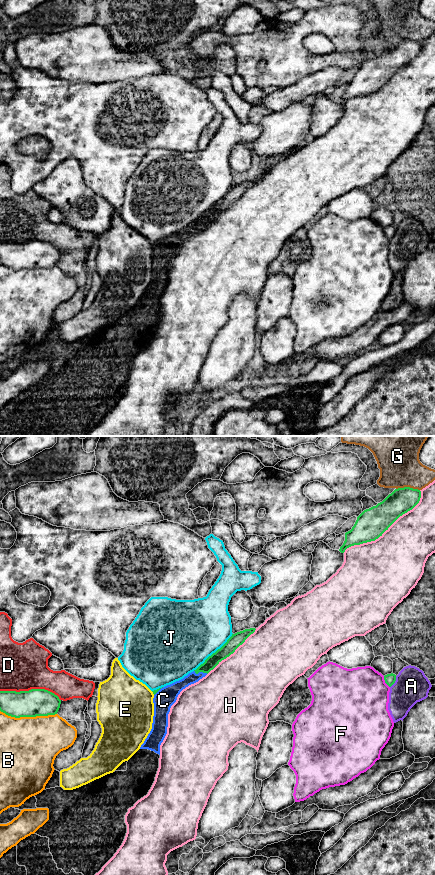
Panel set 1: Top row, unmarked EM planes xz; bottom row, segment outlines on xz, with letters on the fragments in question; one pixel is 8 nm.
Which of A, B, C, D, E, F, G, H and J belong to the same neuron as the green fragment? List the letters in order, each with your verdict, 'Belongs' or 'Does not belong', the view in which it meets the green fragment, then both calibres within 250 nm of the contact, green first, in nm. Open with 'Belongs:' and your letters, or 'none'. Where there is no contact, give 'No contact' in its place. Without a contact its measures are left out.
Belongs: none
A: Does not belong. Touches green in xz. Thickness 90 nm (green) against 280 nm
B: Does not belong. Touches green in xz. Thickness 220 nm (green) against 460 nm
C: Does not belong. Touches green in xz. Thickness 100 nm (green) against 100 nm
D: Does not belong. Touches green in xz. Thickness 220 nm (green) against 380 nm
E: Does not belong. Touches green in xz. Thickness 30 nm (green) against 460 nm
F: Does not belong. Touches green in xz. Thickness 90 nm (green) against 480 nm
G: Does not belong. Touches green in xz. Thickness 200 nm (green) against 320 nm
H: Does not belong. Touches green in xz. Thickness 240 nm (green) against 440 nm
J: Does not belong. Touches green in xz. Thickness 110 nm (green) against 500 nm

